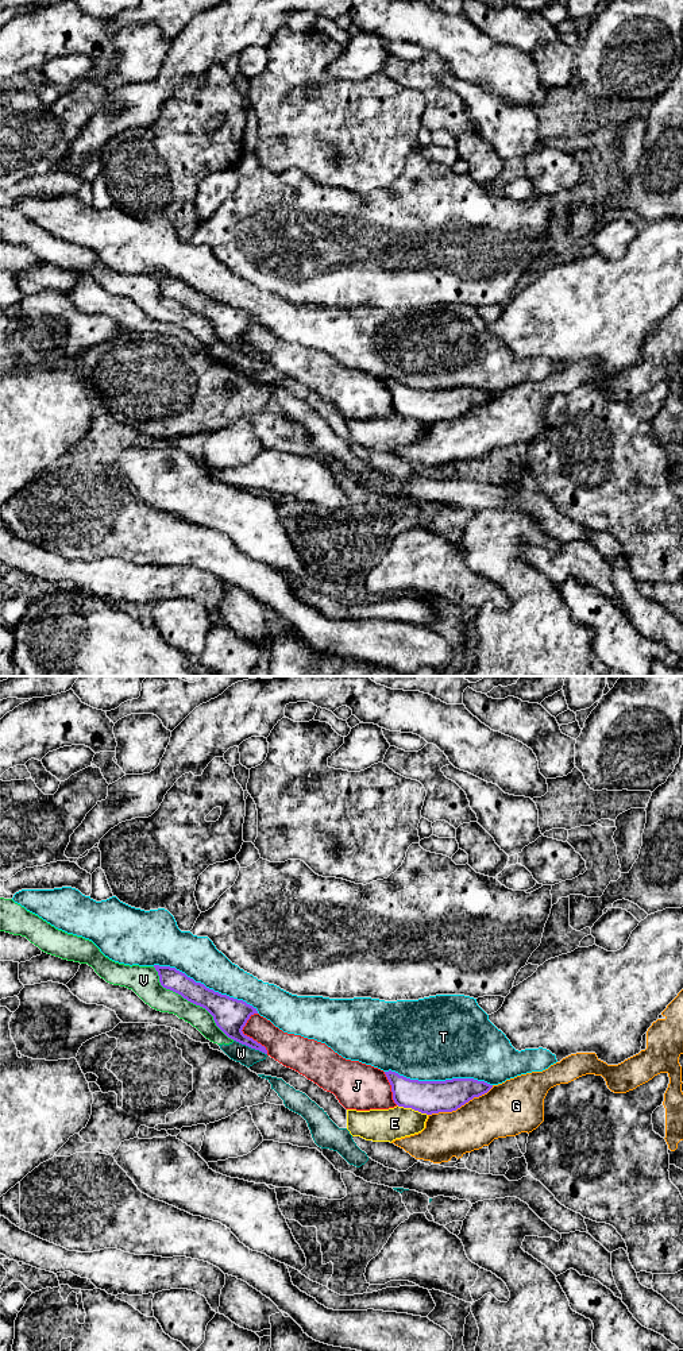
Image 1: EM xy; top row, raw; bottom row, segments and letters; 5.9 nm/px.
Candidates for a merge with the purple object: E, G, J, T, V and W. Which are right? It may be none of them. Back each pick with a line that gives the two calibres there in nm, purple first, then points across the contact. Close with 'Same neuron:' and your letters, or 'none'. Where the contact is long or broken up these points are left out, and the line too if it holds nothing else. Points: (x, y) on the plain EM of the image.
Same neuron: none

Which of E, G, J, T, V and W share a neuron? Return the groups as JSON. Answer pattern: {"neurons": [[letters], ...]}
{"neurons": [["E"], ["G"], ["J"], ["T"], ["V", "W"]]}

